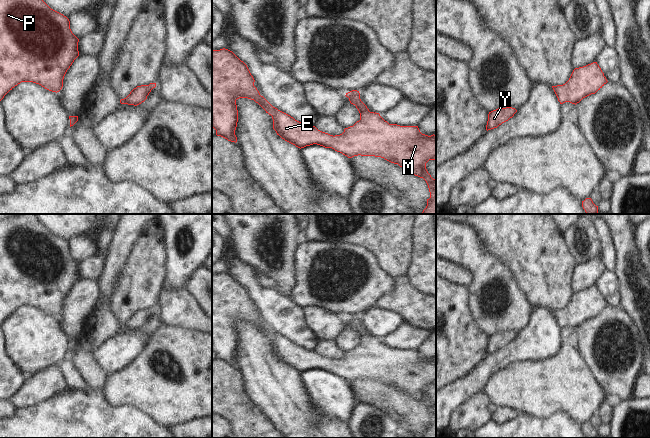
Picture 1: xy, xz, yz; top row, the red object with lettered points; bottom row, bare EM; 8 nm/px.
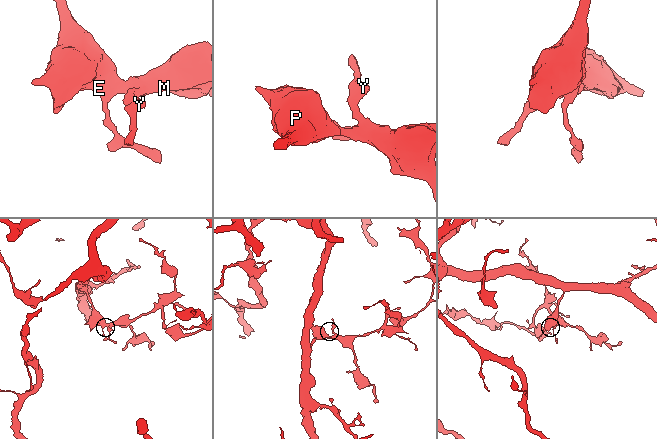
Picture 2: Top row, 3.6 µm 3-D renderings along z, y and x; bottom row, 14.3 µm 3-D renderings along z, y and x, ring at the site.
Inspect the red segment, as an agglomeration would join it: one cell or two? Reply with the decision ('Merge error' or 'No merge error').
No merge error.

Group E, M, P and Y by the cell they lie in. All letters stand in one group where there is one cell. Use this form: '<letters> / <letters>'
E M P Y

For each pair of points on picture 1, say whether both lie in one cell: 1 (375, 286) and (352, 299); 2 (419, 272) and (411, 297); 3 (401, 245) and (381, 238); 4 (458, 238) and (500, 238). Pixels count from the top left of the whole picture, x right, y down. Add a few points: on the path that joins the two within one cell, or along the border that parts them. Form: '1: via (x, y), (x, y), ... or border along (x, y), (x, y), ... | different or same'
1: via (369, 286), (365, 286), (358, 293) | same
2: border along (404, 274), (414, 287), (425, 294) | different
3: via (396, 245), (386, 238) | same
4: border along (467, 224), (475, 231), (483, 245), (495, 256) | different

